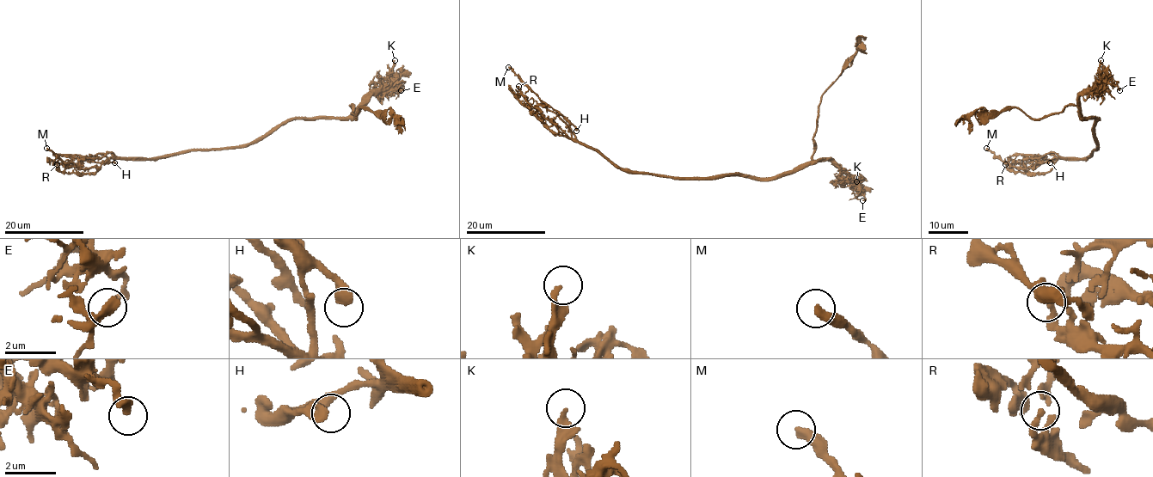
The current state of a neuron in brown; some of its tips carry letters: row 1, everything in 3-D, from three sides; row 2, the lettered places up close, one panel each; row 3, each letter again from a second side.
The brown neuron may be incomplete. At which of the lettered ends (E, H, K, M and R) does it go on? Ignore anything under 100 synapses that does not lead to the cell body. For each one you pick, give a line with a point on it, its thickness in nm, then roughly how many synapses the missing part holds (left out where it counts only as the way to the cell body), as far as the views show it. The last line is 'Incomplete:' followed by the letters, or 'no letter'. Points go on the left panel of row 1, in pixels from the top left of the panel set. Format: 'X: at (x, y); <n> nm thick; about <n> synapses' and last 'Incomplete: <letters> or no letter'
Incomplete: no letter

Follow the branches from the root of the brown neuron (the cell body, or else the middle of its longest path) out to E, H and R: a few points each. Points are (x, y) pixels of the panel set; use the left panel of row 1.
E: (260, 140), (291, 120), (346, 119), (370, 95), (380, 94), (395, 83), (404, 87), (401, 90)
H: (260, 140), (236, 146), (195, 149), (151, 158), (109, 158), (108, 162), (114, 162)
R: (260, 140), (236, 146), (195, 149), (151, 158), (108, 158), (93, 173), (65, 173), (57, 164)

